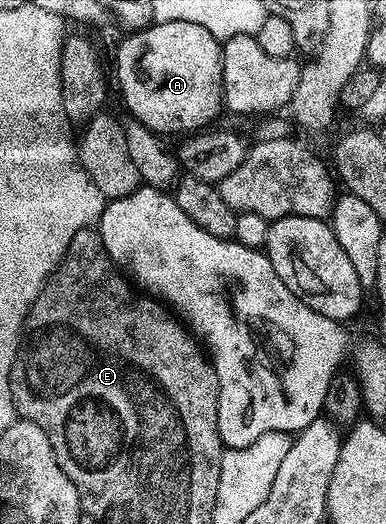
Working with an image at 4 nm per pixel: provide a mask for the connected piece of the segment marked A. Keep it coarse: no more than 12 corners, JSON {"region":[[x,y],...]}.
{"region":[[160,21],[115,53],[134,120],[206,130],[223,104],[223,46]]}

